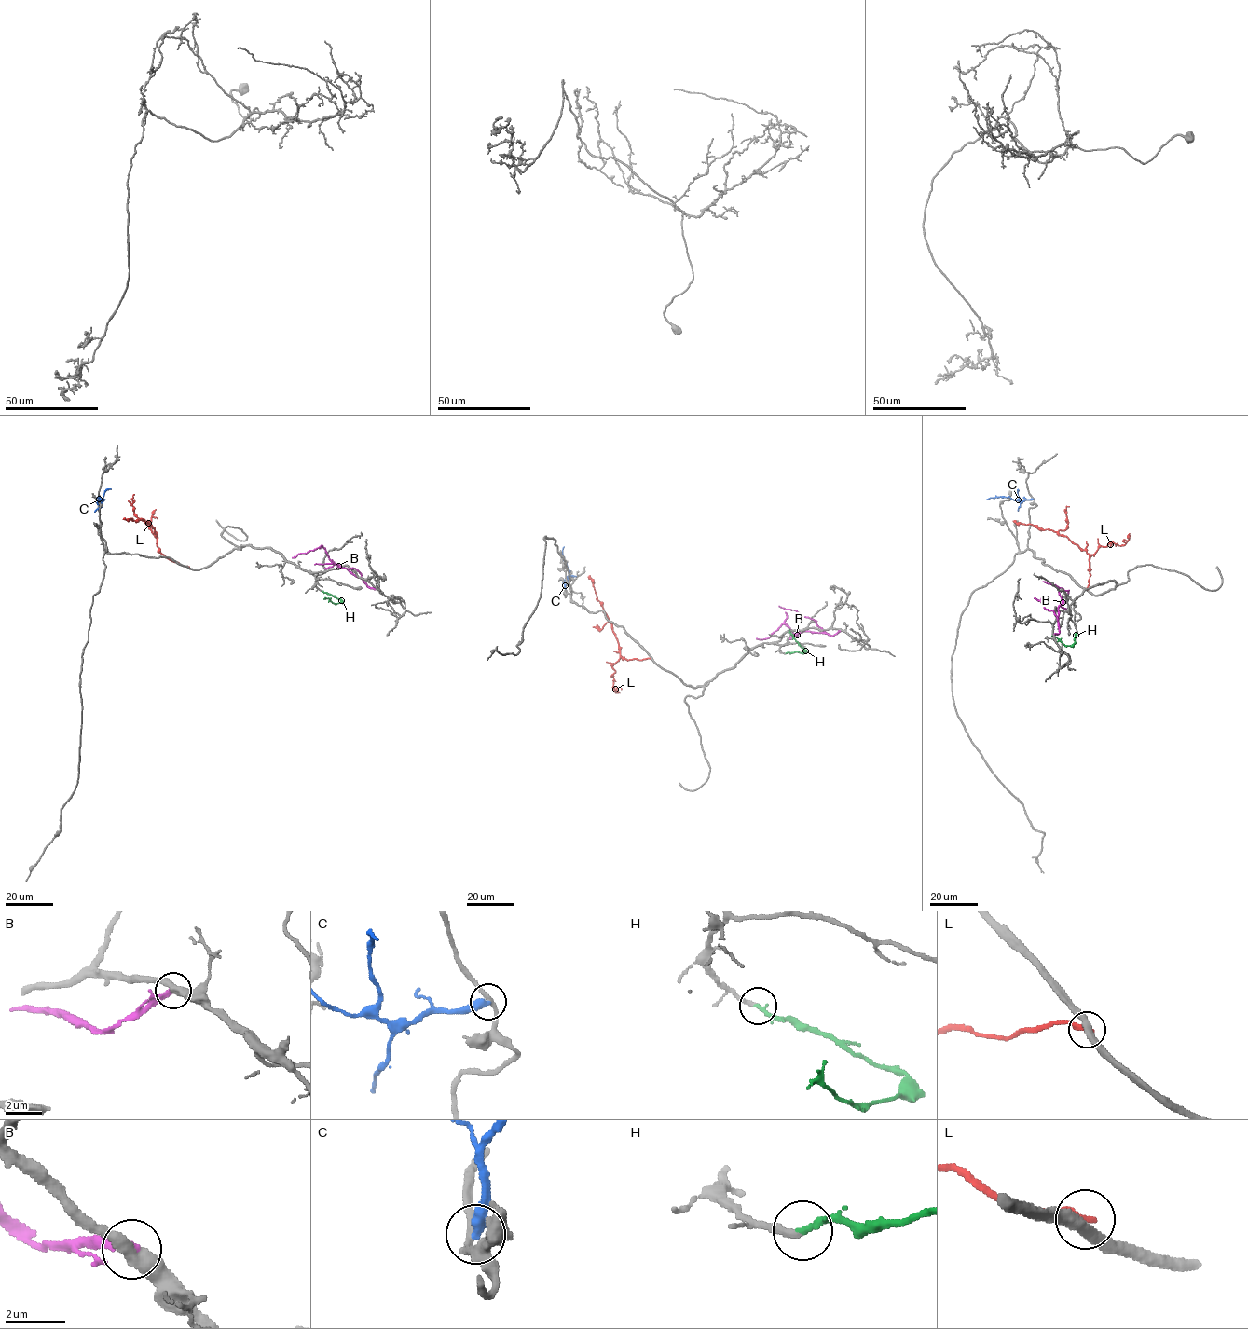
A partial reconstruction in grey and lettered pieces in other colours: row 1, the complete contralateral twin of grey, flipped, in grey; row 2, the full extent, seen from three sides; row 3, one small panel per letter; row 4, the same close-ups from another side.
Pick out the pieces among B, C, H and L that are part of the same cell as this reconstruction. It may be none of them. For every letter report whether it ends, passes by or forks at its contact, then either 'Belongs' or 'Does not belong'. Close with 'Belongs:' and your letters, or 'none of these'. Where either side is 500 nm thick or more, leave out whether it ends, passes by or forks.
B: It ends there. Does not belong
C: It ends there. Does not belong
H: It ends there. Belongs
L: It ends there. Does not belong
Belongs: H

